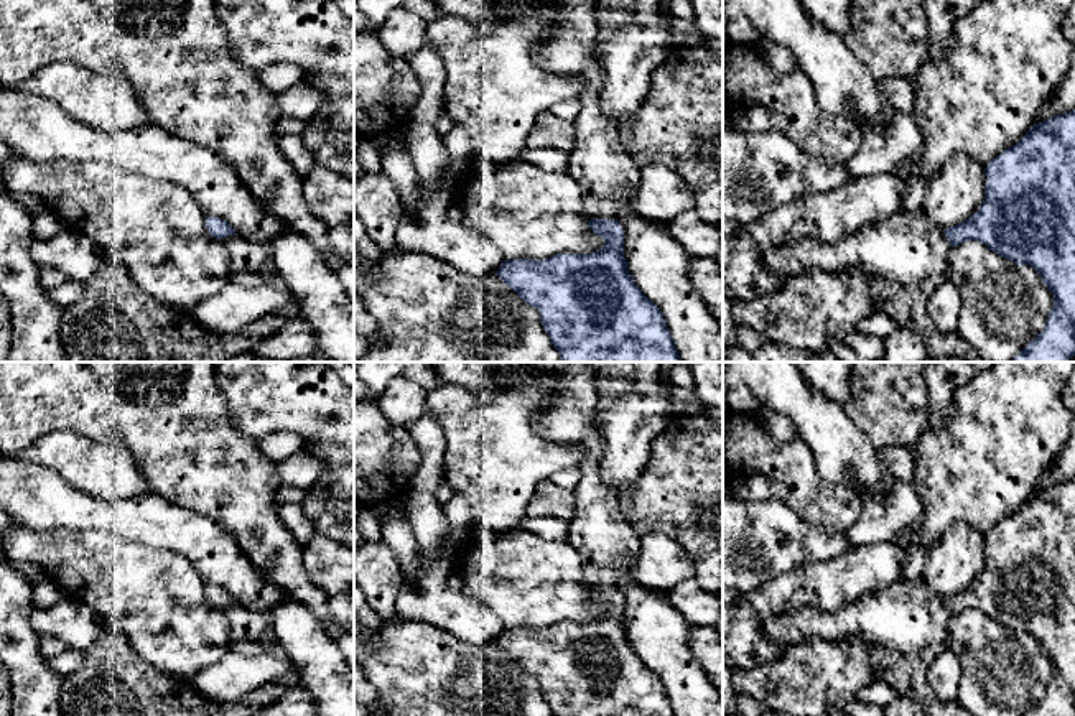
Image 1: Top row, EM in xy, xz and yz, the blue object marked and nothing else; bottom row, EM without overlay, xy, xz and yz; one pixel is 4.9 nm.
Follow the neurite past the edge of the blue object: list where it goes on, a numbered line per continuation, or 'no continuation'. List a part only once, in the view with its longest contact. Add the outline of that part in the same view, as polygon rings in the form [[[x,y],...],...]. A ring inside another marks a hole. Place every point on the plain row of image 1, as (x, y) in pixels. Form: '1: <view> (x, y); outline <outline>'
1: xz (606, 542); outline [[[530,362],[540,374],[560,375],[556,397],[535,413],[537,431],[550,441],[583,451],[581,479],[575,489],[575,515],[568,520],[568,543],[579,553],[591,588],[619,589],[632,581],[631,568],[640,535],[619,507],[619,492],[601,477],[604,451],[596,428],[598,387],[588,362]]]

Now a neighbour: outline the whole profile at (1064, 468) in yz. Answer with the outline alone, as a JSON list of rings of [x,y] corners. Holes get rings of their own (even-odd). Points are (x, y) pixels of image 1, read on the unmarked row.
[[[1073,410],[1073,426],[1072,426],[1072,431],[1070,431],[1070,436],[1068,436],[1065,446],[1062,448],[1060,454],[1057,456],[1052,469],[1035,484],[1032,494],[1044,491],[1054,484],[1067,482],[1070,479],[1075,479],[1075,410]]]

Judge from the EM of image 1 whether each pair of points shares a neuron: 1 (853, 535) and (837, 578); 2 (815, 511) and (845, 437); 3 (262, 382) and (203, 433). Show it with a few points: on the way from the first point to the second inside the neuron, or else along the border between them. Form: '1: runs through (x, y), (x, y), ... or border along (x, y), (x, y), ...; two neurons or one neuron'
1: border along (891, 540), (876, 540), (853, 548); two neurons
2: border along (809, 448), (822, 478), (860, 492); two neurons
3: border along (214, 379), (232, 425), (255, 438); two neurons

